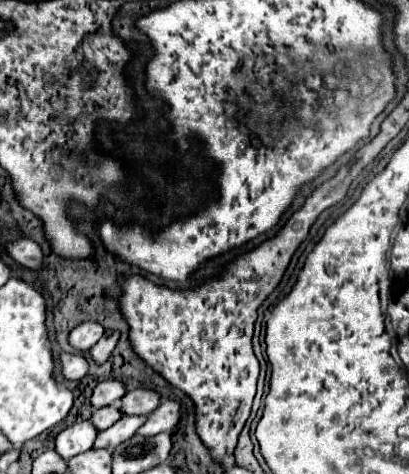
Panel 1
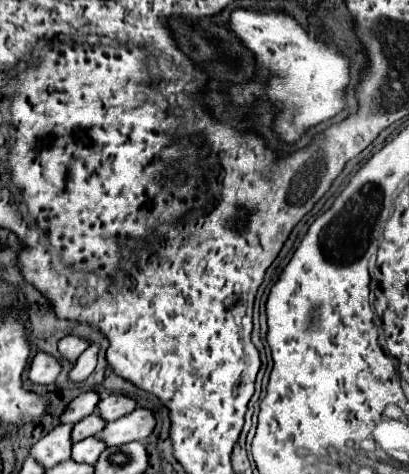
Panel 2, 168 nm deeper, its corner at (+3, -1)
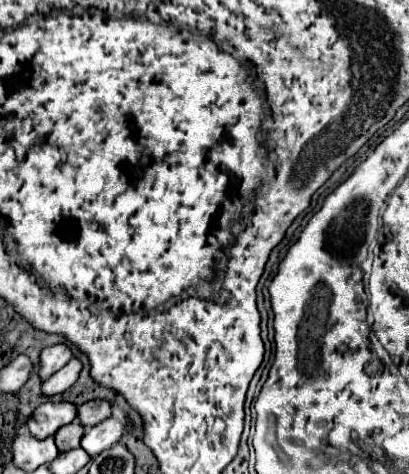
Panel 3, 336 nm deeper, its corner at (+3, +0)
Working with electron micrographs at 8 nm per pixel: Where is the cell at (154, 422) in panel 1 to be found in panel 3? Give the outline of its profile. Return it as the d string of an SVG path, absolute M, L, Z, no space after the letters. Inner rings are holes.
M109 417L97 425L93 425L91 429L87 429L87 433L83 435L83 443L81 447L91 455L99 455L101 451L113 447L115 443L121 441L121 437L125 435L125 425L119 417Z

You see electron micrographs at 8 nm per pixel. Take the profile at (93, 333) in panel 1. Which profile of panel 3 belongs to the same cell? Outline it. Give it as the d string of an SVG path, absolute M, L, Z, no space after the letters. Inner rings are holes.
M51 345L51 347L45 347L41 351L41 379L45 381L47 377L51 377L55 371L59 371L63 365L67 365L67 361L73 357L71 349L67 345Z

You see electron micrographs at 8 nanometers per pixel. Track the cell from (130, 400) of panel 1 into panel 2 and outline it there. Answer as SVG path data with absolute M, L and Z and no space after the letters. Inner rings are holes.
M111 394L107 398L101 398L99 404L97 404L97 412L105 422L117 420L131 410L135 410L135 400L121 396L121 394Z

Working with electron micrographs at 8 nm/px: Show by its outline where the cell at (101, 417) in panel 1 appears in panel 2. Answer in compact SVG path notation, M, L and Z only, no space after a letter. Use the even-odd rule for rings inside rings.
M91 414L91 416L79 420L79 422L73 426L73 430L71 430L71 440L73 440L73 442L79 442L79 440L85 440L85 438L89 438L89 436L95 436L95 434L99 434L99 430L103 430L103 426L105 426L105 422L103 422L99 416Z

